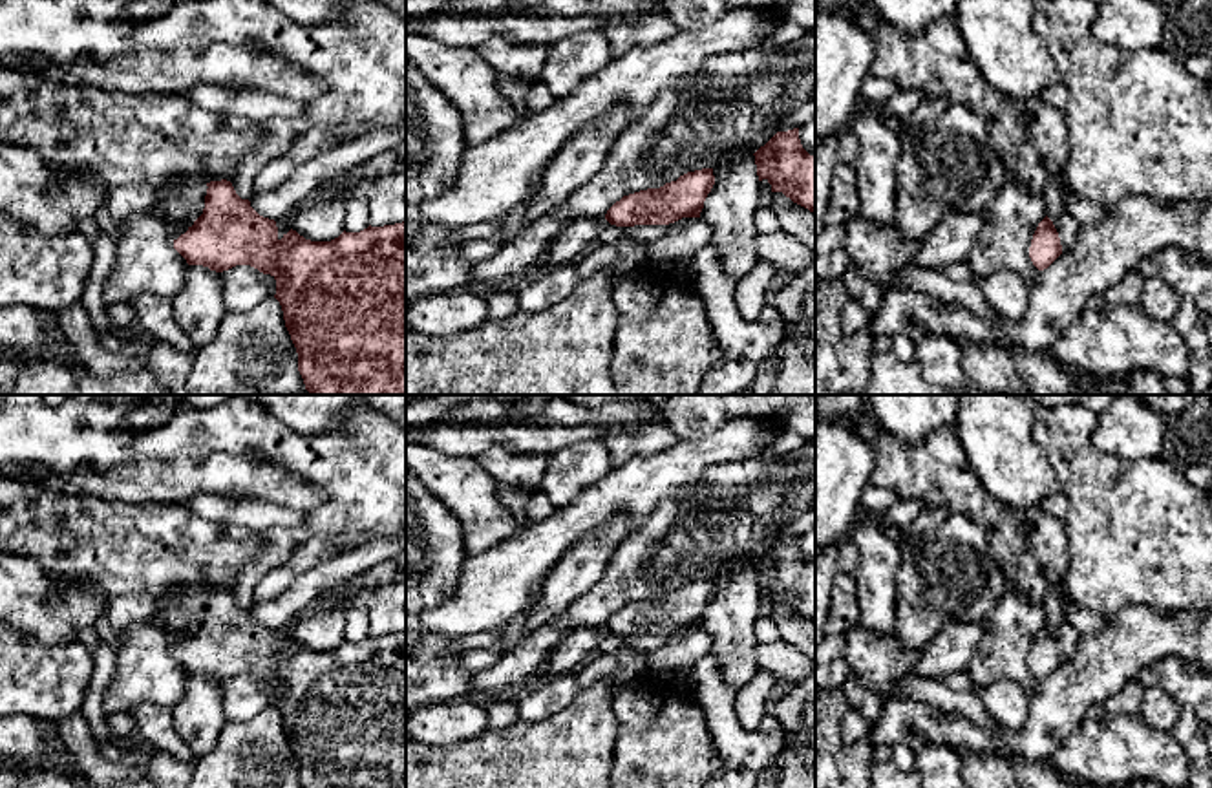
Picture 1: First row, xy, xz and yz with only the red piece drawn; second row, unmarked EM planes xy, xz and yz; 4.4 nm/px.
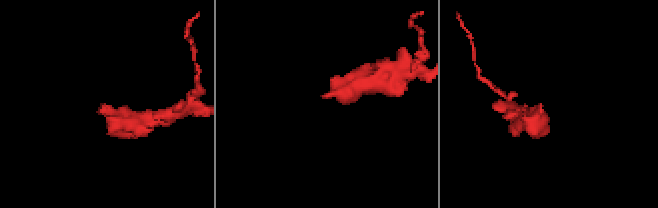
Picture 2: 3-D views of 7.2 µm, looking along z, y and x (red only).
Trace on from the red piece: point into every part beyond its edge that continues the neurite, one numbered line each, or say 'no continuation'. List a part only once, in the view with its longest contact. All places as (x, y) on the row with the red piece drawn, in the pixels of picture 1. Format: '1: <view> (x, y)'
1: xy (183, 203)

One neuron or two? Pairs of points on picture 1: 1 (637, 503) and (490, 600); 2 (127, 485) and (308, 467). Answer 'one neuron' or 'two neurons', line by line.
1: one neuron
2: two neurons

